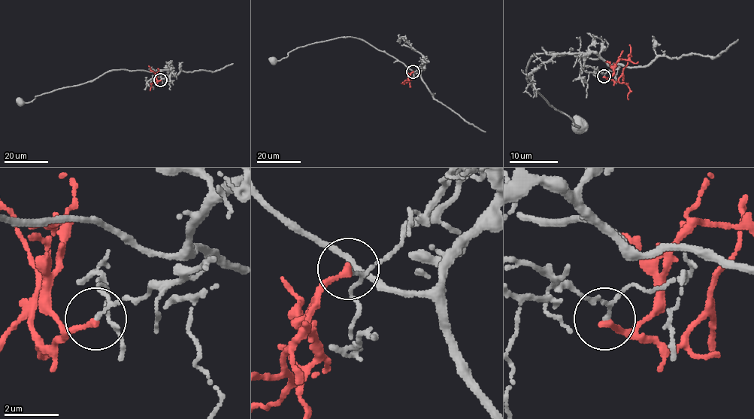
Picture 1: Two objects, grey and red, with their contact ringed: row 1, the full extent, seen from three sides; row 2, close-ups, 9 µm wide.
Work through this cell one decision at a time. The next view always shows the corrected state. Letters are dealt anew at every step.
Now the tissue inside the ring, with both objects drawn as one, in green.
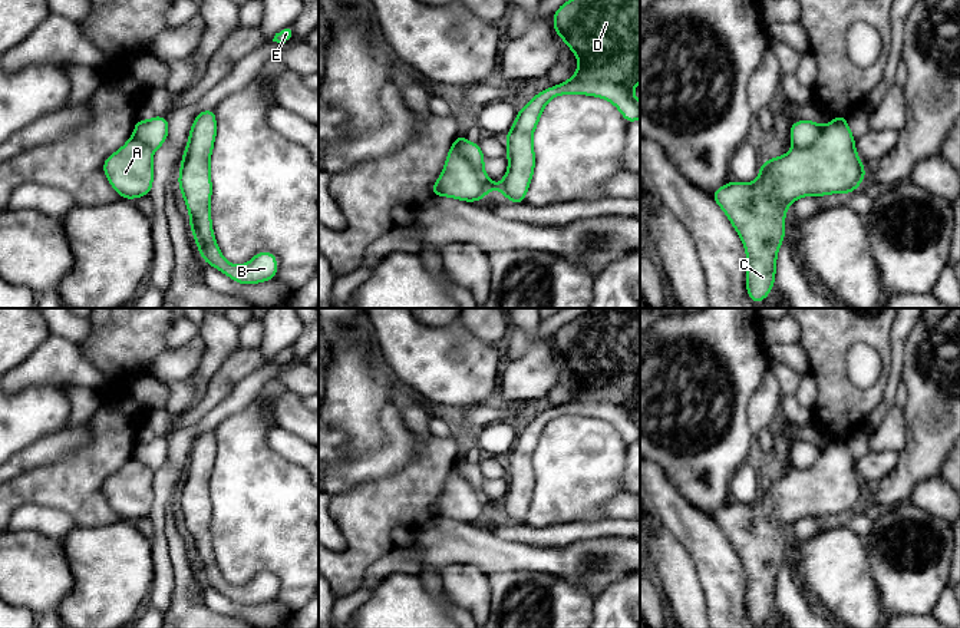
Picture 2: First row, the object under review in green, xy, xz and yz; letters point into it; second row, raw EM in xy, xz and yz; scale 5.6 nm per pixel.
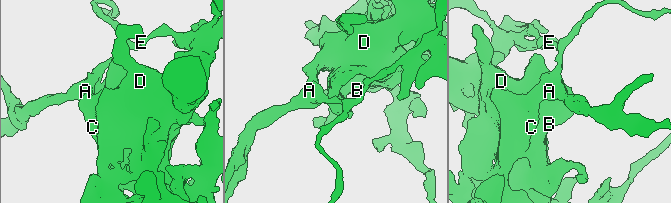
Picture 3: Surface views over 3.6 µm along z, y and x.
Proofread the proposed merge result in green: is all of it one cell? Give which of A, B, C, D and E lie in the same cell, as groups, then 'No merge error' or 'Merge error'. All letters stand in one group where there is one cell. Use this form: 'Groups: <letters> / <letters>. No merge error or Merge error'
Groups: A B C D / E. Merge error

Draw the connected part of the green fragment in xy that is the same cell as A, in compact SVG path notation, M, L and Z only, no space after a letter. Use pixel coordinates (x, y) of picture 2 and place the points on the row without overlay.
M132 457L102 486L112 510L122 520L148 518L154 505L154 470Z

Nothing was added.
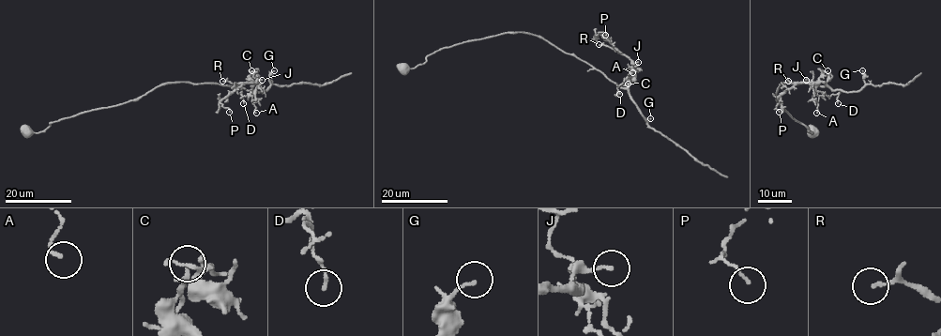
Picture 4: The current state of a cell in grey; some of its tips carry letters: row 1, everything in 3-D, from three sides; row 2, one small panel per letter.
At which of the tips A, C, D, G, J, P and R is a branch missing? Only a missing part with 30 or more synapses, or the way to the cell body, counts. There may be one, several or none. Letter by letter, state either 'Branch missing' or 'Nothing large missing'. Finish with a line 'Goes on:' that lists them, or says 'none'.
A: Nothing large missing
C: Nothing large missing
D: Nothing large missing
G: Nothing large missing
J: Nothing large missing
P: Nothing large missing
R: Nothing large missing
Goes on: none

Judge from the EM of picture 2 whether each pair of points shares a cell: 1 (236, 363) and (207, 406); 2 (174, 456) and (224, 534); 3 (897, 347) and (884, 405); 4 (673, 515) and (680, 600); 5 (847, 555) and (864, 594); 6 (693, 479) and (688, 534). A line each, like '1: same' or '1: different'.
1: same
2: different
3: same
4: different
5: same
6: different

